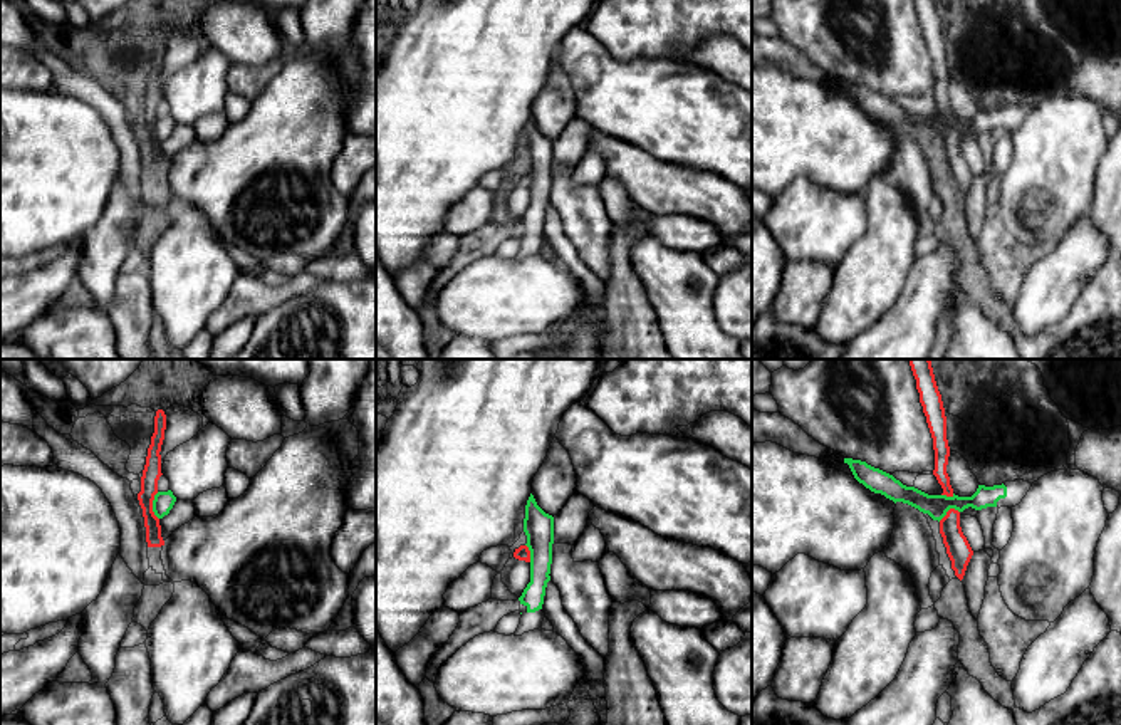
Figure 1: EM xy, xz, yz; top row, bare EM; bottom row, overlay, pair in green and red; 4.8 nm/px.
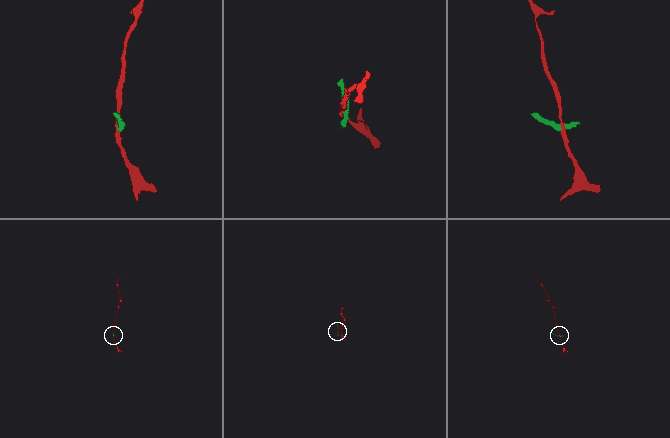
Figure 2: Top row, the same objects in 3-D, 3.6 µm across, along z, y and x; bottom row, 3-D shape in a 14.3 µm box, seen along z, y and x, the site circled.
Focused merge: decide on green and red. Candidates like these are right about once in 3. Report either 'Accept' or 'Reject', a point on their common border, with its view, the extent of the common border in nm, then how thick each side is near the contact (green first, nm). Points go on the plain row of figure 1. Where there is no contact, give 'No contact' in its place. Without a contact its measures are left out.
Reject. Touches green at xy (153, 130). Shared border 140 nm. Thickness 100 nm (green) against 90 nm

